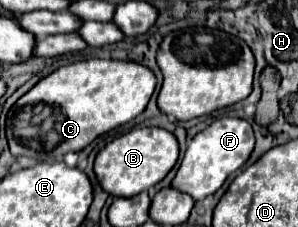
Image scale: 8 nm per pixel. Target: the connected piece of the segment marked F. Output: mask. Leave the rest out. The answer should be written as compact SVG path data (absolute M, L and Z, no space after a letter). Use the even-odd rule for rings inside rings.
M236 117L216 119L210 127L200 131L188 145L186 155L172 181L172 187L176 187L182 193L188 193L194 201L214 195L224 185L224 181L248 161L248 157L254 151L254 145L256 145L256 139L248 121L236 119Z

